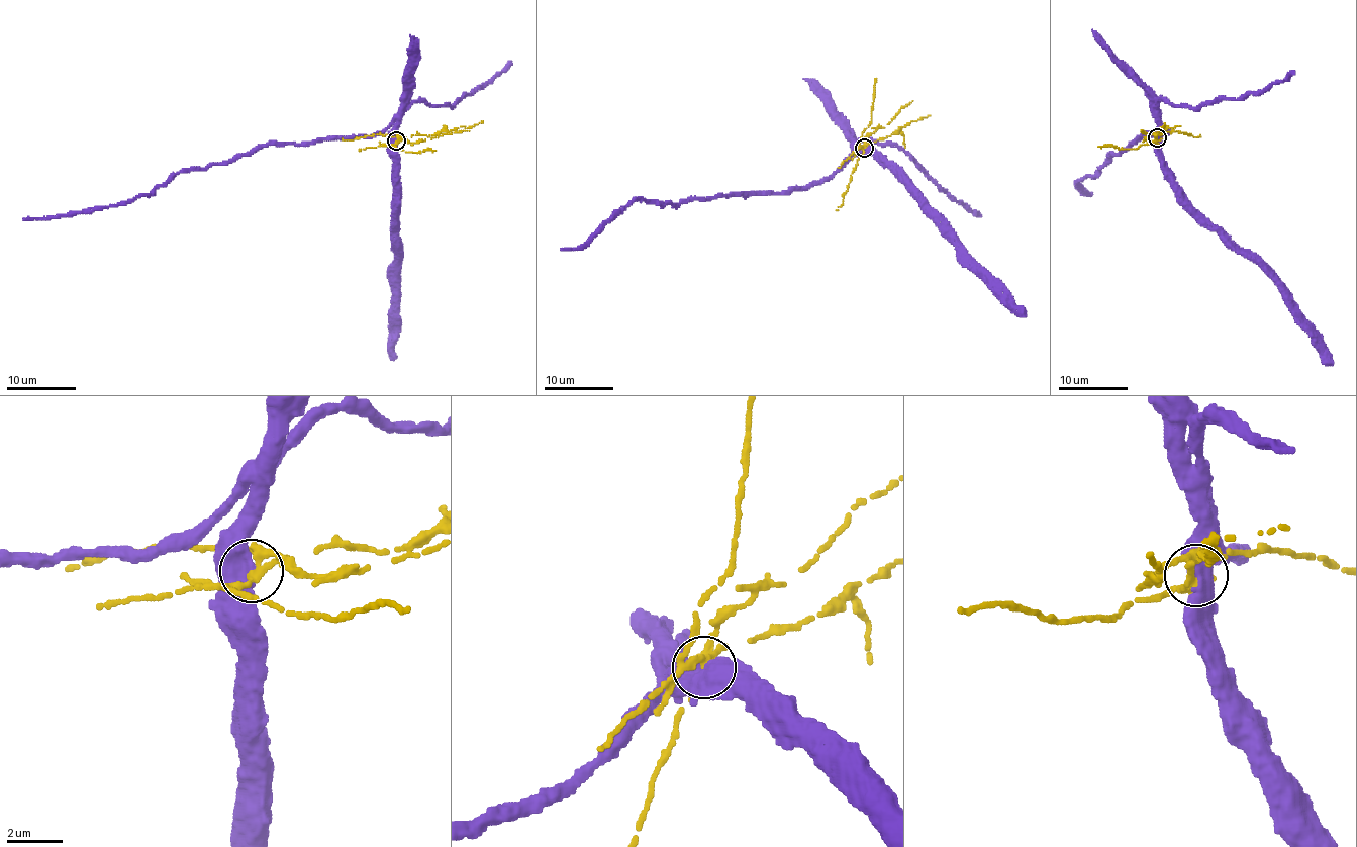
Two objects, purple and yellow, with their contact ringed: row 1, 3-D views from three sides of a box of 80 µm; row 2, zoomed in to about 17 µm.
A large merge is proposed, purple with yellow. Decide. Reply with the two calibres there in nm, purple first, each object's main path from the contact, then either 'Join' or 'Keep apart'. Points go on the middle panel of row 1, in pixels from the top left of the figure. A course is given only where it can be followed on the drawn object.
Thickness 700 nm (purple) against 200 nm. Course of purple: (864, 148), (829, 177), (781, 192), (723, 195), (664, 204), (632, 200), (613, 211), (586, 243), (562, 250). Course of yellow: (864, 148), (868, 142), (890, 135), (910, 121), (929, 115). Keep apart

